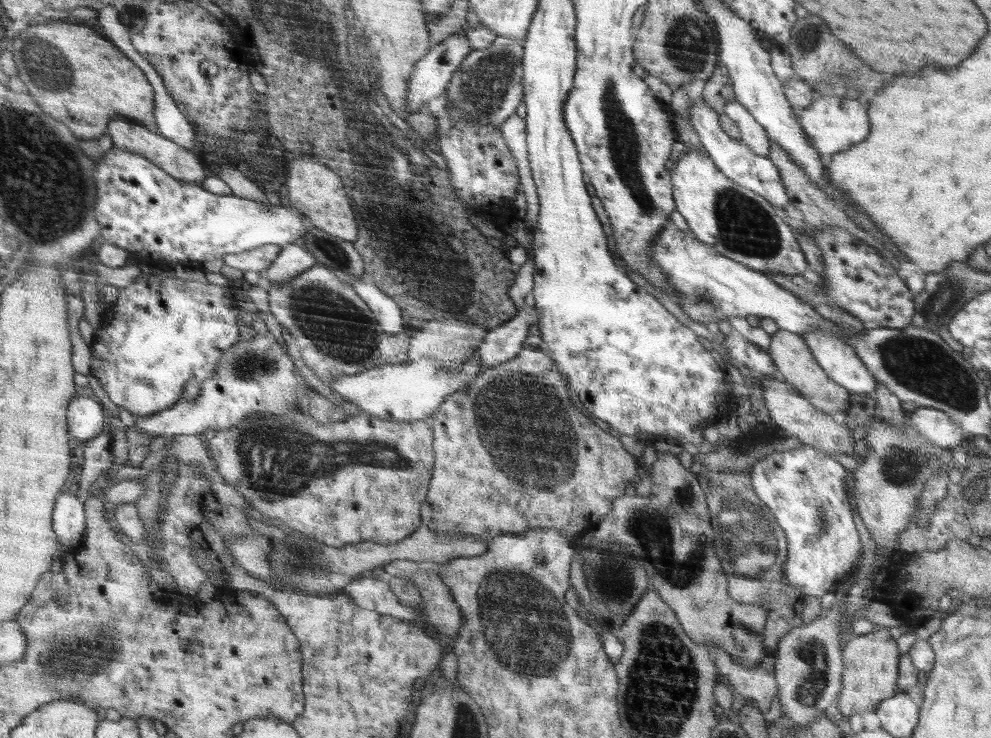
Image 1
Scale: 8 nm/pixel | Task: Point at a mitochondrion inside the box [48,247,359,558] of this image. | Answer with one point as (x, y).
(250, 364)

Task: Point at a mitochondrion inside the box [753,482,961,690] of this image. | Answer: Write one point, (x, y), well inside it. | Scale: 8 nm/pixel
(822, 524)

